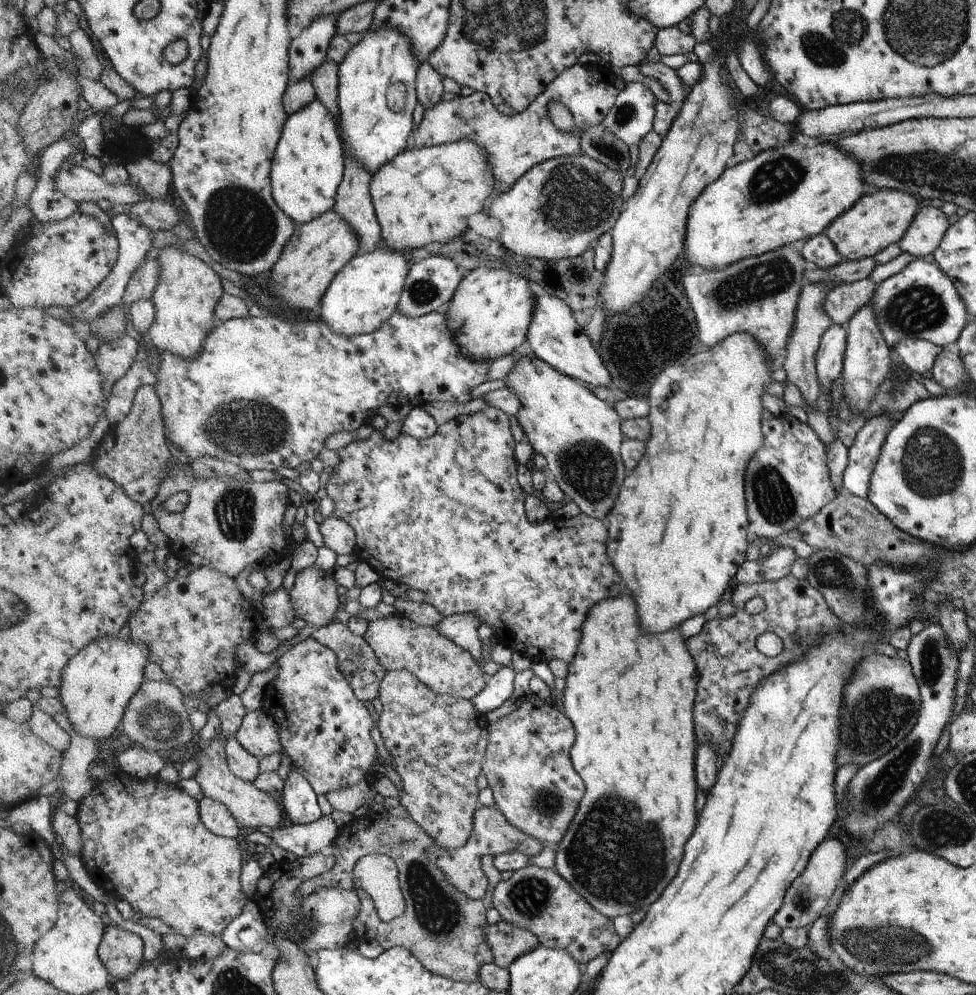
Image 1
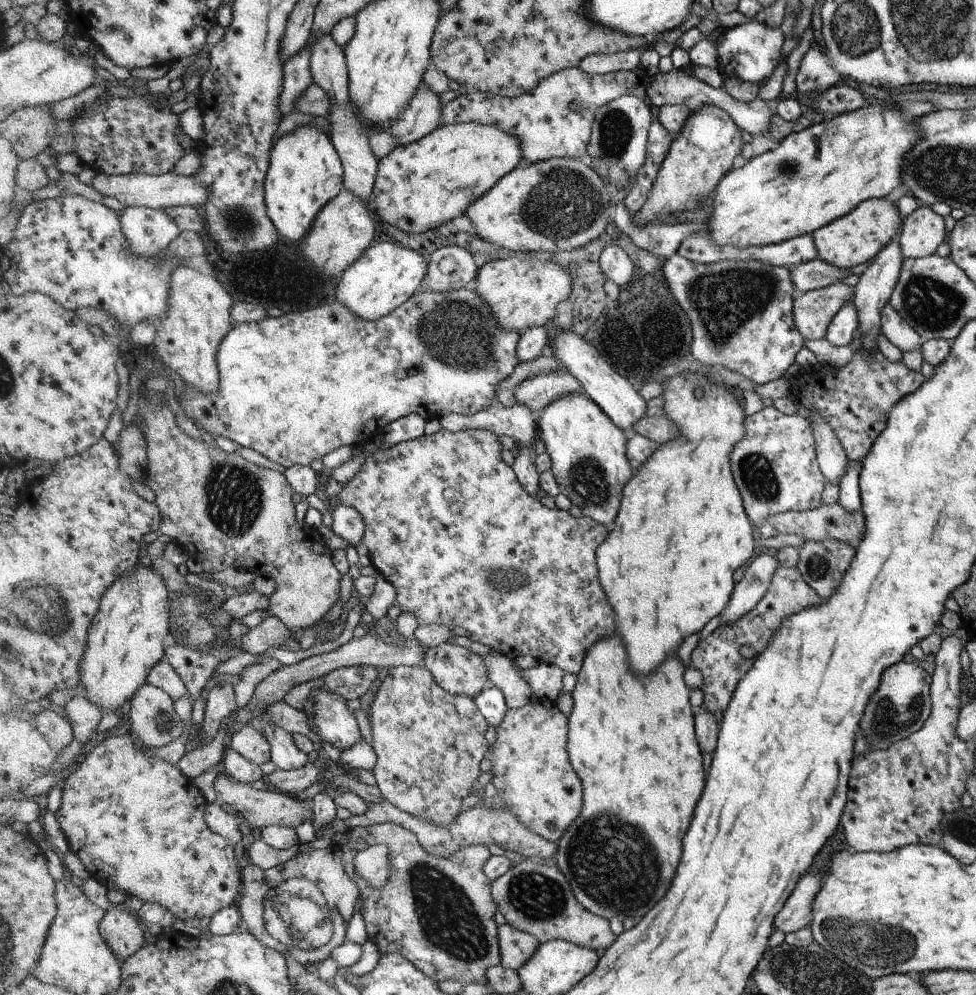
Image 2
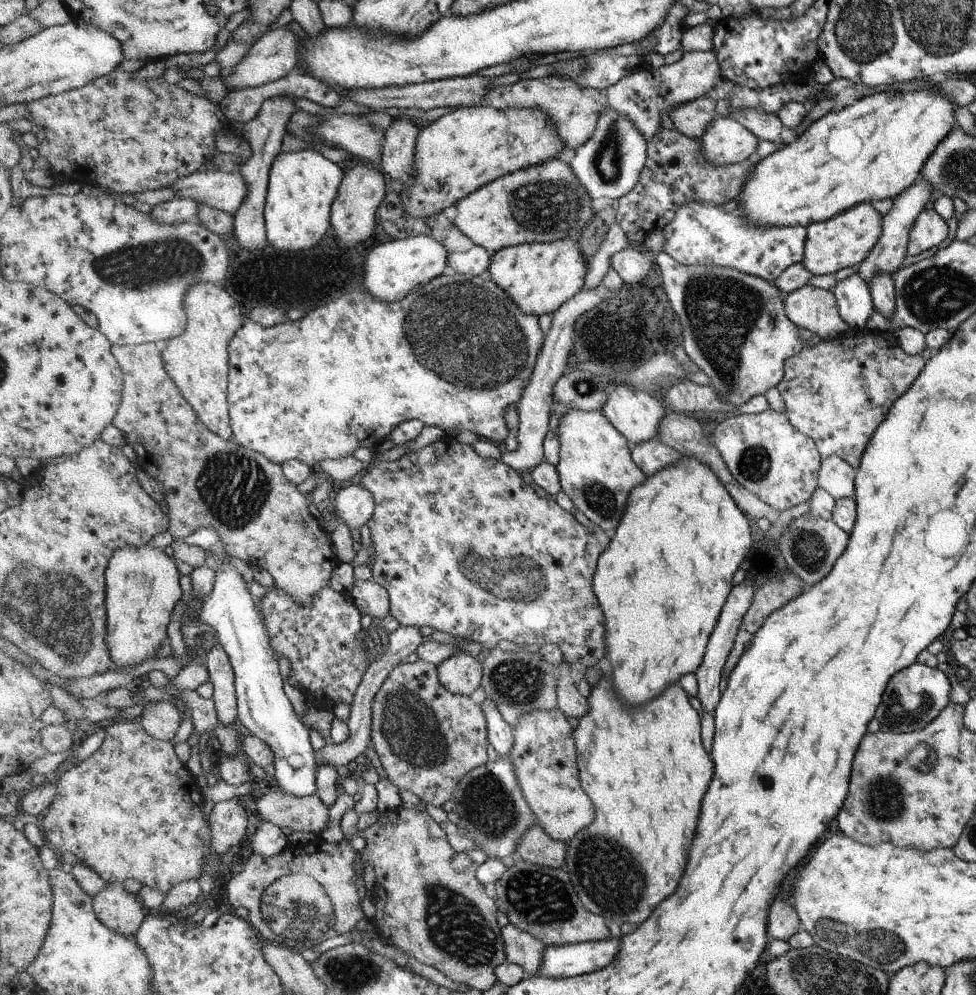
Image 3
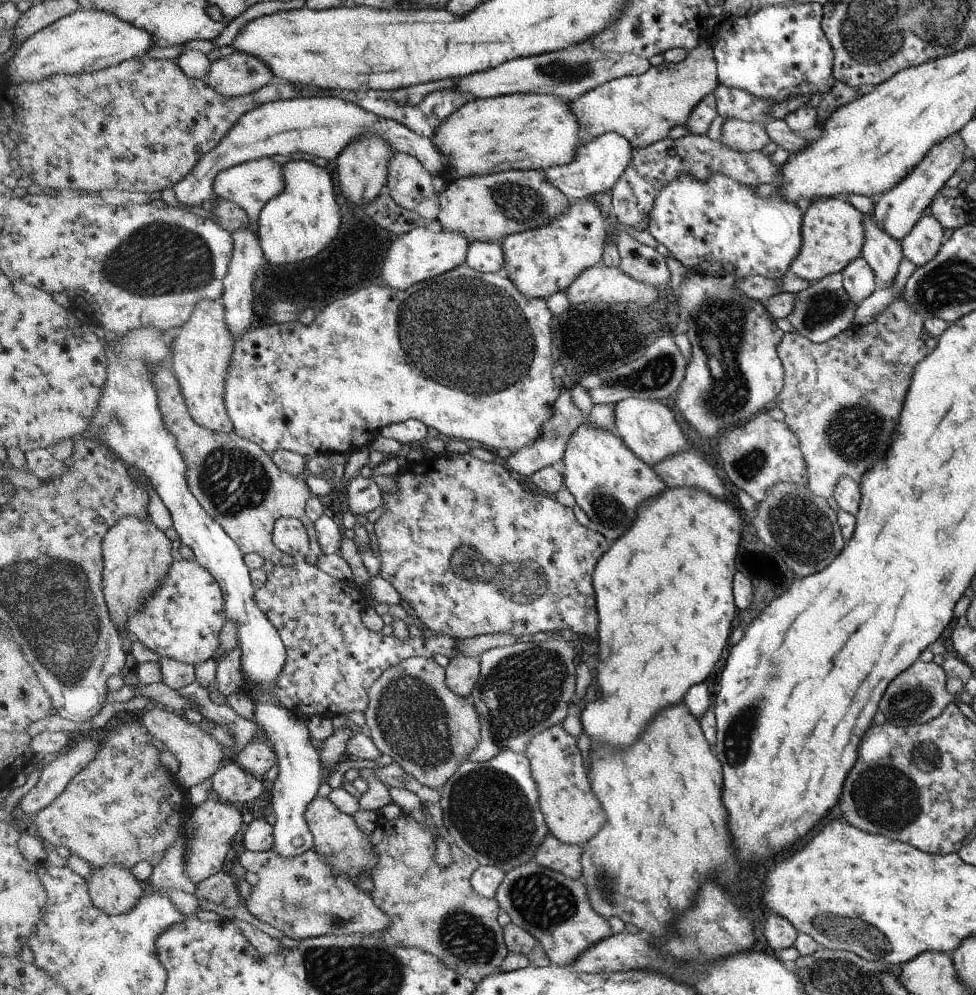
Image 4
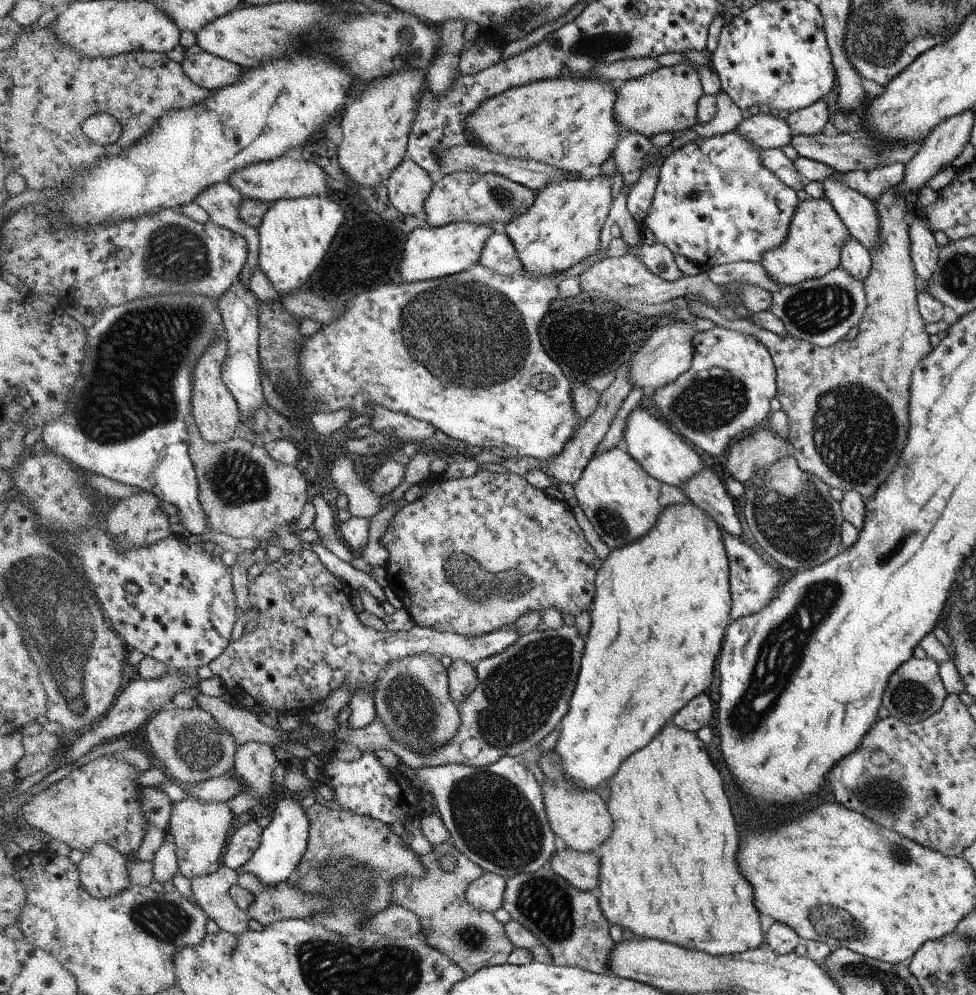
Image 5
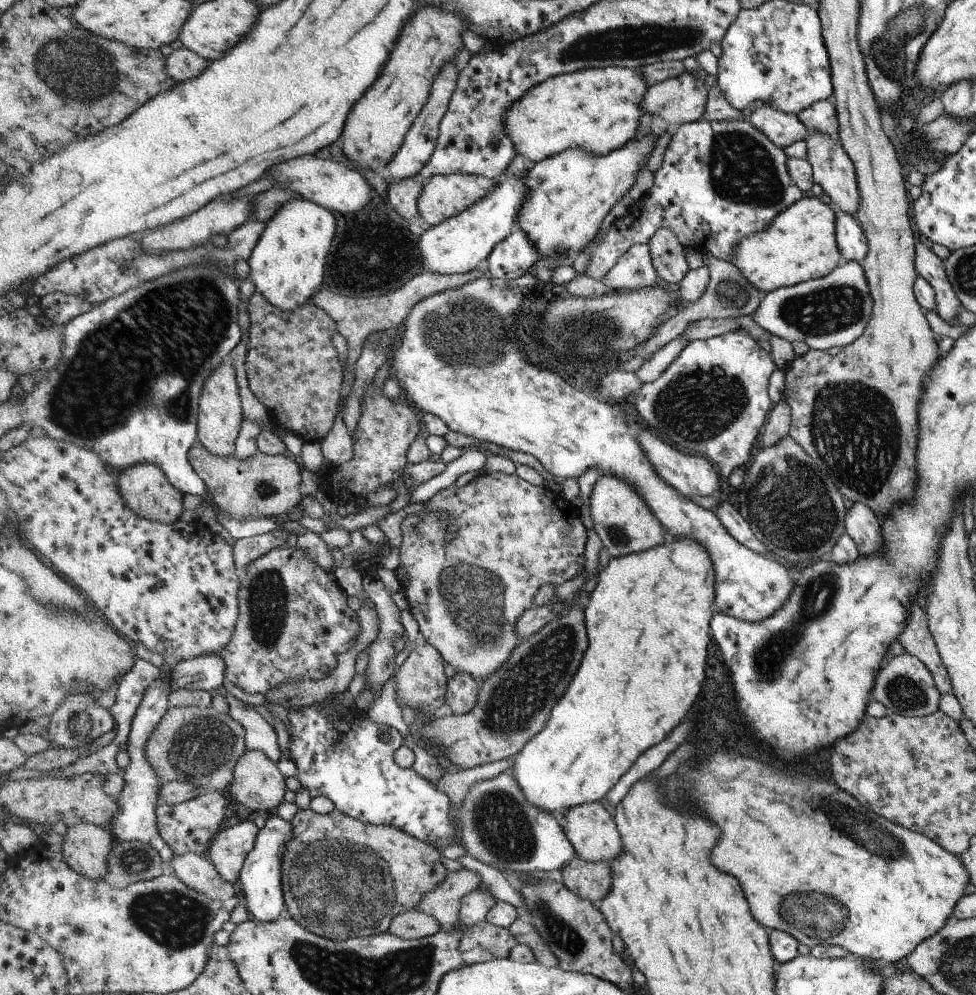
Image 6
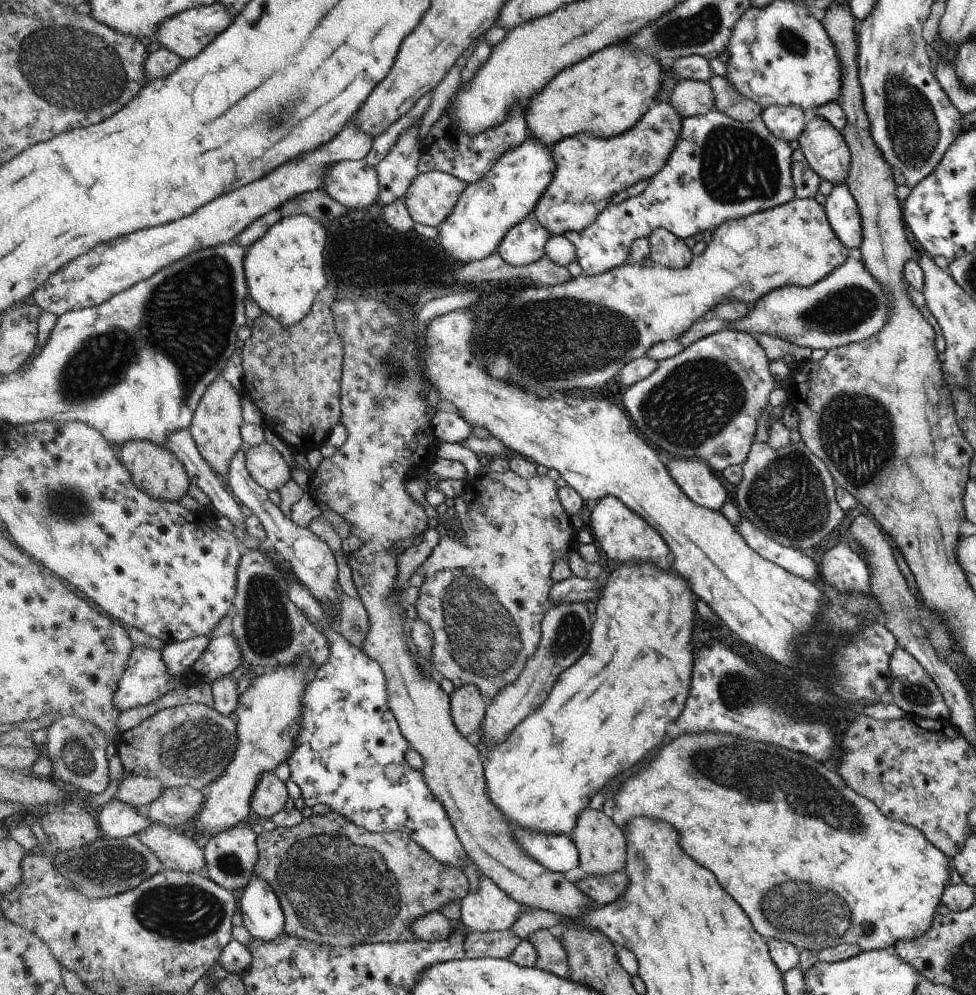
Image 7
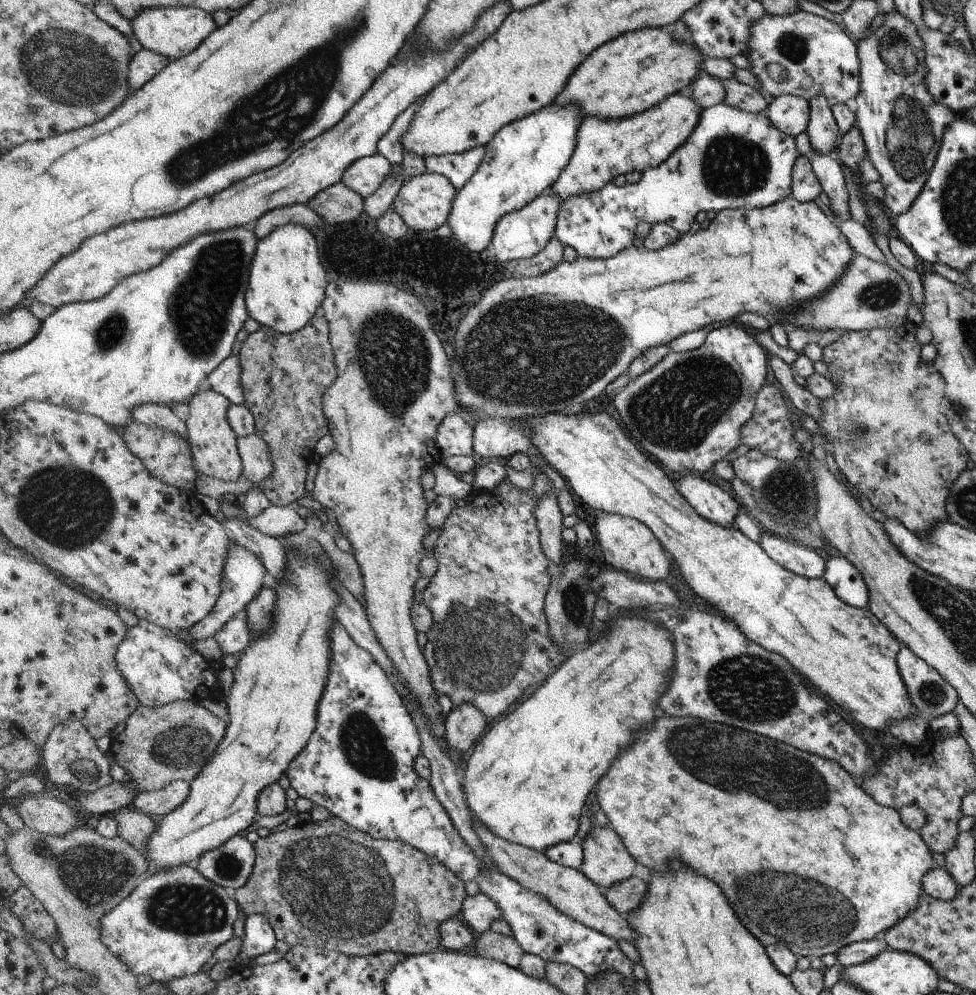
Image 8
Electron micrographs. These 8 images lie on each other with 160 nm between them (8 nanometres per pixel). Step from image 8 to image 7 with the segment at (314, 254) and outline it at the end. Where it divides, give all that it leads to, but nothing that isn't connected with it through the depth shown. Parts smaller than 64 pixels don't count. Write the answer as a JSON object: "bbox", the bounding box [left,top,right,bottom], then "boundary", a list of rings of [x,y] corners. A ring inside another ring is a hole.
{"bbox":[244,215,326,326],"boundary":[[[290,215],[269,229],[260,240],[245,250],[244,268],[250,296],[262,311],[290,326],[310,312],[316,294],[326,286],[322,252],[326,246],[326,228],[310,215]]]}

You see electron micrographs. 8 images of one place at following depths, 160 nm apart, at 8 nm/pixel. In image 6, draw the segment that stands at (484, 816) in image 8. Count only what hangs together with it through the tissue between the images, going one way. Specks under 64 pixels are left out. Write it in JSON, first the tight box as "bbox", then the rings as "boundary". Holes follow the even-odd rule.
{"bbox":[510,537,714,819],"boundary":[[[690,537],[668,538],[662,544],[653,546],[646,552],[628,554],[622,558],[616,556],[599,573],[597,584],[591,597],[585,605],[586,630],[590,630],[590,650],[586,652],[586,662],[582,662],[582,670],[578,670],[578,678],[574,678],[574,686],[570,686],[570,694],[558,702],[558,710],[554,710],[554,722],[526,746],[526,750],[514,756],[515,765],[510,772],[517,778],[523,793],[527,799],[542,810],[550,811],[559,819],[568,810],[580,802],[588,803],[600,801],[605,798],[607,792],[620,780],[620,777],[634,764],[634,760],[644,754],[652,744],[660,744],[668,732],[676,728],[680,721],[687,716],[686,712],[696,702],[702,682],[706,678],[706,654],[710,644],[710,618],[712,618],[712,604],[714,604],[714,568],[712,560],[706,552],[706,547]]]}

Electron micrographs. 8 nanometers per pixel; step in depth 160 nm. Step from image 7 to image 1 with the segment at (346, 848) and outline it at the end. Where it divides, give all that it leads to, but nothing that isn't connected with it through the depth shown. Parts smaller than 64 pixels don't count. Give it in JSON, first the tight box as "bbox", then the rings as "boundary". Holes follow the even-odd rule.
{"bbox":[196,734,285,829],"boundary":[[[220,734],[210,741],[211,745],[204,750],[204,754],[198,756],[202,768],[196,776],[196,780],[201,785],[205,797],[211,797],[226,804],[230,808],[232,817],[242,829],[274,829],[285,824],[285,813],[280,800],[268,795],[265,791],[258,790],[253,782],[242,780],[233,774],[226,751],[228,739],[226,734]]]}

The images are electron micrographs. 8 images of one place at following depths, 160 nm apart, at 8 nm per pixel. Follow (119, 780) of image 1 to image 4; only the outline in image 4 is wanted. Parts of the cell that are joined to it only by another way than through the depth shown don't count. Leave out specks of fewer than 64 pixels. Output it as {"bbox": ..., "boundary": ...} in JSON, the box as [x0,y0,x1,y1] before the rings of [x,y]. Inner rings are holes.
{"bbox":[35,721,192,870],"boundary":[[[128,721],[114,724],[104,733],[102,744],[104,750],[98,758],[70,782],[58,800],[35,817],[39,833],[53,847],[67,847],[72,855],[88,860],[95,869],[121,865],[132,870],[145,861],[156,868],[180,839],[184,810],[188,810],[188,804],[192,803],[190,791],[160,760],[162,752],[156,748],[154,736],[144,723]]]}

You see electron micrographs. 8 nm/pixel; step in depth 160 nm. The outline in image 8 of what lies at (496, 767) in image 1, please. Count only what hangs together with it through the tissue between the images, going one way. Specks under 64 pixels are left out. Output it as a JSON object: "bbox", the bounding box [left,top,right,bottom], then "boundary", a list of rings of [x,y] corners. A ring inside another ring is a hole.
{"bbox":[581,826,637,889],"boundary":[[[612,826],[592,827],[582,846],[584,861],[581,871],[601,889],[633,876],[637,859],[629,853]]]}

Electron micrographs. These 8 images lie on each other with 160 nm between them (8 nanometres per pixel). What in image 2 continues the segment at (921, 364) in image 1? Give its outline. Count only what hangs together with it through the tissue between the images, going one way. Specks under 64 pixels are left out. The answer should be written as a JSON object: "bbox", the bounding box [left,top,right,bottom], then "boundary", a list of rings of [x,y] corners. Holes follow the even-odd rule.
{"bbox":[880,301,922,354],"boundary":[[[890,301],[886,304],[885,309],[882,310],[880,330],[899,354],[921,349],[922,341],[920,336],[894,310],[894,306],[890,304]]]}

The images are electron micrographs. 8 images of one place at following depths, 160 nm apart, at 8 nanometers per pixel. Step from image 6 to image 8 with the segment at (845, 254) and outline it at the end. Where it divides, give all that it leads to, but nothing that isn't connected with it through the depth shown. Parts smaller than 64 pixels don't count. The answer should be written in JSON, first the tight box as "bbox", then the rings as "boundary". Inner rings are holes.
{"bbox":[808,155,850,224],"boundary":[[[808,155],[814,171],[822,185],[823,198],[830,210],[834,213],[839,224],[850,219],[850,206],[848,206],[848,190],[844,182],[844,174],[840,164],[830,155]]]}

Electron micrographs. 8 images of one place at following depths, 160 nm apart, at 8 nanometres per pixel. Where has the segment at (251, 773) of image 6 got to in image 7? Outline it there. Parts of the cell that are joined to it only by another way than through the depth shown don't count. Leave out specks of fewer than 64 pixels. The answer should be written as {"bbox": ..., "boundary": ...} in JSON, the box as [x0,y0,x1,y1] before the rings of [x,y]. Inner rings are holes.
{"bbox":[250,771,288,819],"boundary":[[[266,771],[261,774],[260,781],[257,782],[250,806],[258,816],[270,819],[277,812],[284,810],[286,800],[288,792],[284,782],[274,772]]]}

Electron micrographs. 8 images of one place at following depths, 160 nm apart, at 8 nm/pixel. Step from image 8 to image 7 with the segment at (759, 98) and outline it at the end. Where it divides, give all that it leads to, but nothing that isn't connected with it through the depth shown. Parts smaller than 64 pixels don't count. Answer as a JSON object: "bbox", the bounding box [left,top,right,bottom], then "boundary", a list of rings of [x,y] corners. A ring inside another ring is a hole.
{"bbox":[709,75,763,123],"boundary":[[[712,75],[709,85],[716,95],[714,110],[745,123],[754,120],[763,111],[760,103],[743,97],[723,76]]]}

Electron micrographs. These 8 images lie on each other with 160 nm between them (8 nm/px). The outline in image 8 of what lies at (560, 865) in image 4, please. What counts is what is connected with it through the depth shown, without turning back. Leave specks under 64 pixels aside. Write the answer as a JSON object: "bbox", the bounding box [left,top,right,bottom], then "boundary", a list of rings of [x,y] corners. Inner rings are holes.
{"bbox":[601,876,648,916],"boundary":[[[632,876],[625,881],[617,882],[616,885],[601,889],[606,900],[623,916],[631,910],[637,909],[638,905],[644,901],[648,892],[647,882],[638,876]]]}

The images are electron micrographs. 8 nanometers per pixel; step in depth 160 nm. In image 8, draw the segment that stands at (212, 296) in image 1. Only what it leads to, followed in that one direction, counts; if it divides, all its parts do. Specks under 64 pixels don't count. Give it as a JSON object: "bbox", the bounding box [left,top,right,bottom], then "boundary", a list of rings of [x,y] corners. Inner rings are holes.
{"bbox":[189,388,243,482],"boundary":[[[211,388],[202,391],[189,404],[189,440],[195,454],[196,467],[199,474],[206,474],[217,479],[232,482],[237,481],[243,474],[238,436],[231,426],[229,412],[230,398]]]}

